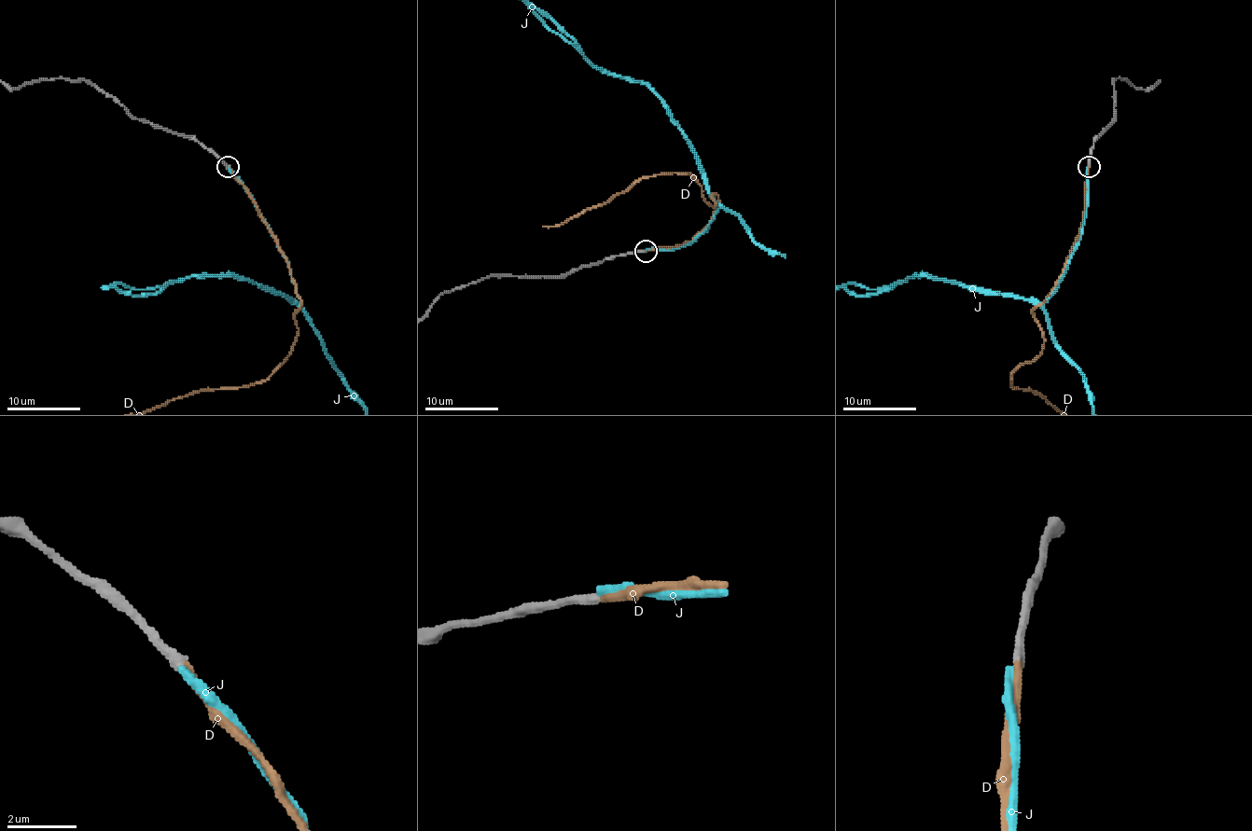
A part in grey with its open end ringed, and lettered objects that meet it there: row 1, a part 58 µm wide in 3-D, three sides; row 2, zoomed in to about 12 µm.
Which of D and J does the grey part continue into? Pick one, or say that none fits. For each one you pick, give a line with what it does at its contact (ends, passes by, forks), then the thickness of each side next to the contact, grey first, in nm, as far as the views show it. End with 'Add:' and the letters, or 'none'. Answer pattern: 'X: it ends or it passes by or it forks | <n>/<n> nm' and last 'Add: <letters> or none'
D: it ends | 300/260 nm
Add: D

